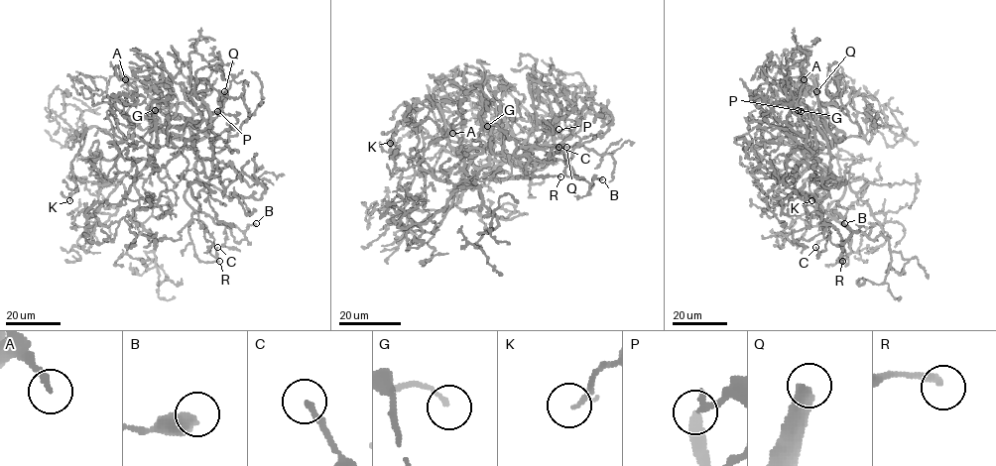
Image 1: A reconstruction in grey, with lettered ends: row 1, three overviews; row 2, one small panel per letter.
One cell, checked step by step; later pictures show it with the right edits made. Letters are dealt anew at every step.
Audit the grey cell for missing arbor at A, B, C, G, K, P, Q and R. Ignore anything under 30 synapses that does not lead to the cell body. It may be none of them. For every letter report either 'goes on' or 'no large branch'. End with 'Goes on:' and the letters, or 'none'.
A: goes on
B: no large branch
C: no large branch
G: no large branch
K: no large branch
P: goes on
Q: goes on
R: goes on
Goes on: A, P, Q, R

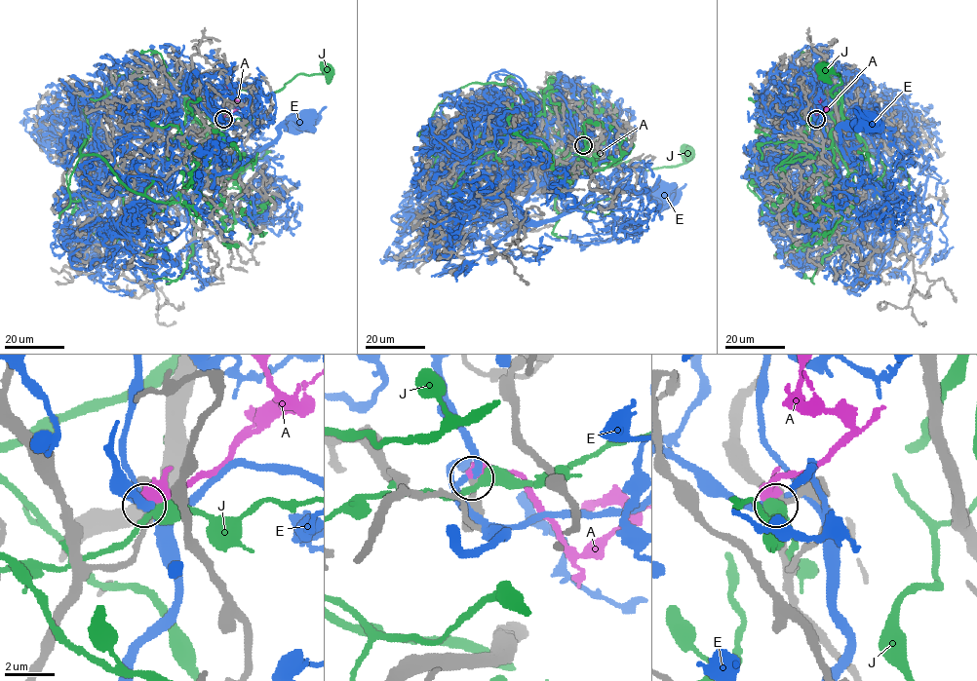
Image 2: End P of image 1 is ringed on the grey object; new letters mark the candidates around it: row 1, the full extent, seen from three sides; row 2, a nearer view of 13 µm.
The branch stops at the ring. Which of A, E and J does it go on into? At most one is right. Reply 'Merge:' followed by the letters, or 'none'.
Merge: A

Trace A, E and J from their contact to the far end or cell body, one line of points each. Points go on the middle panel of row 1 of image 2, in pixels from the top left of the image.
A: (584, 144), (588, 144), (597, 154), (602, 150), (597, 148), (589, 151), (587, 147)
E: (584, 144), (574, 165), (524, 202), (524, 217), (566, 213), (625, 170), (642, 169), (659, 196)
J: (584, 145), (562, 151), (556, 135), (546, 139), (593, 170), (635, 159), (645, 170), (679, 166), (688, 152)

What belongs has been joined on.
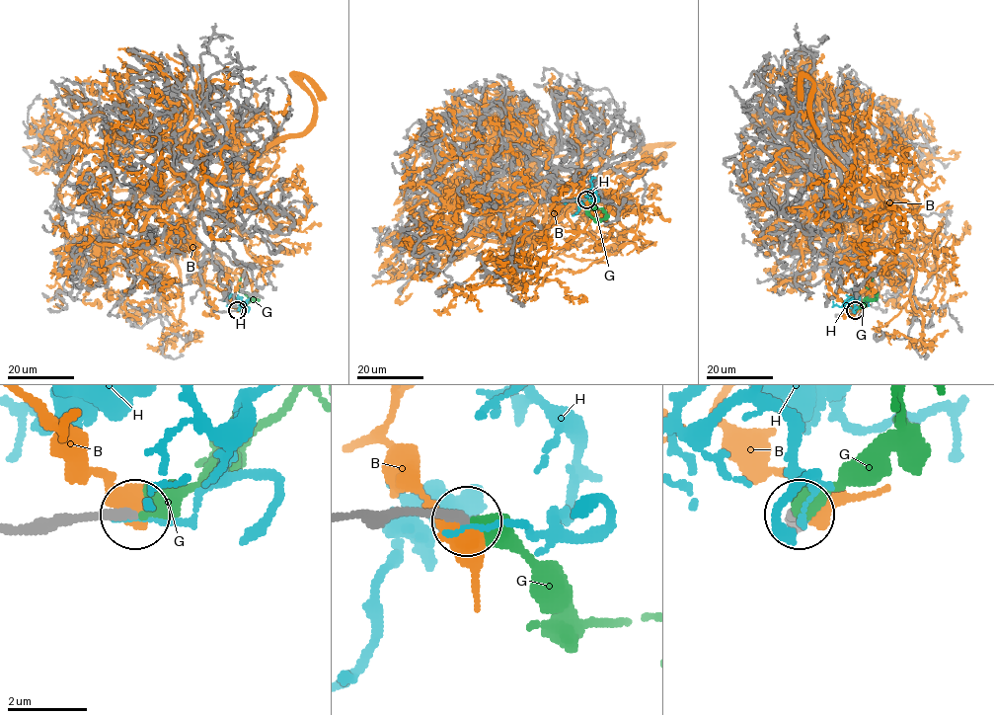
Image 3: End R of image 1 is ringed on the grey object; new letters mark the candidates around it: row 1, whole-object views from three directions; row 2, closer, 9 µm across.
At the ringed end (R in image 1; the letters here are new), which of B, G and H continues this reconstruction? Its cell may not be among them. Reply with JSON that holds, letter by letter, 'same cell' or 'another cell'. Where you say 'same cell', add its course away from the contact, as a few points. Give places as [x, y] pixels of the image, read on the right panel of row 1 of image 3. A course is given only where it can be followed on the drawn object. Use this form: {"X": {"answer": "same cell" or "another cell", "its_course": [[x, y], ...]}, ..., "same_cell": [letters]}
{"B": {"answer": "another cell"}, "G": {"answer": "same cell", "its_course": [[855, 310], [864, 299], [877, 296], [869, 289], [873, 278]]}, "H": {"answer": "another cell"}, "same_cell": ["G"]}

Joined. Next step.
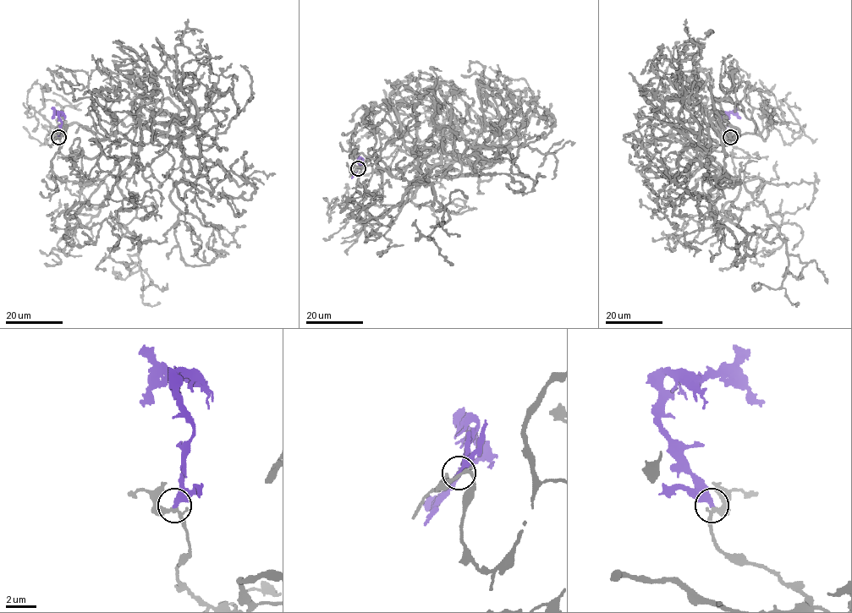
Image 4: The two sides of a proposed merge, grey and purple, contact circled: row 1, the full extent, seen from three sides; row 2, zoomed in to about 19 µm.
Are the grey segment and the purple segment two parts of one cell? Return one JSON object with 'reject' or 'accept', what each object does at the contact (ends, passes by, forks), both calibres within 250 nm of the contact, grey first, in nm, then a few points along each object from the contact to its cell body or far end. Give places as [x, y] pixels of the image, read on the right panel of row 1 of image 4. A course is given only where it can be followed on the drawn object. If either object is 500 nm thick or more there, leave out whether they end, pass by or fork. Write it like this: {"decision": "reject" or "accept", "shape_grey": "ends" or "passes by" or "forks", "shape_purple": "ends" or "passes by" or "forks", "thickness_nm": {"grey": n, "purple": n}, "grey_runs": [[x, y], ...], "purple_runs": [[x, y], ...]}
{"decision": "reject", "shape_grey": "passes by", "shape_purple": "ends", "thickness_nm": {"grey": 200, "purple": 360}, "grey_runs": [[730, 138], [748, 156], [700, 158], [695, 134], [720, 139], [710, 210], [737, 265], [751, 237]], "purple_runs": [[730, 137], [721, 118], [724, 112], [733, 112], [740, 117]]}

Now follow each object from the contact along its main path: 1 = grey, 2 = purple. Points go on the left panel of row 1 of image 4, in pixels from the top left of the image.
1: (58, 138), (64, 156), (129, 157), (175, 123), (183, 178), (170, 200), (186, 264), (223, 255), (210, 237)
2: (58, 137), (62, 124), (58, 116), (62, 112), (57, 112), (52, 117)

